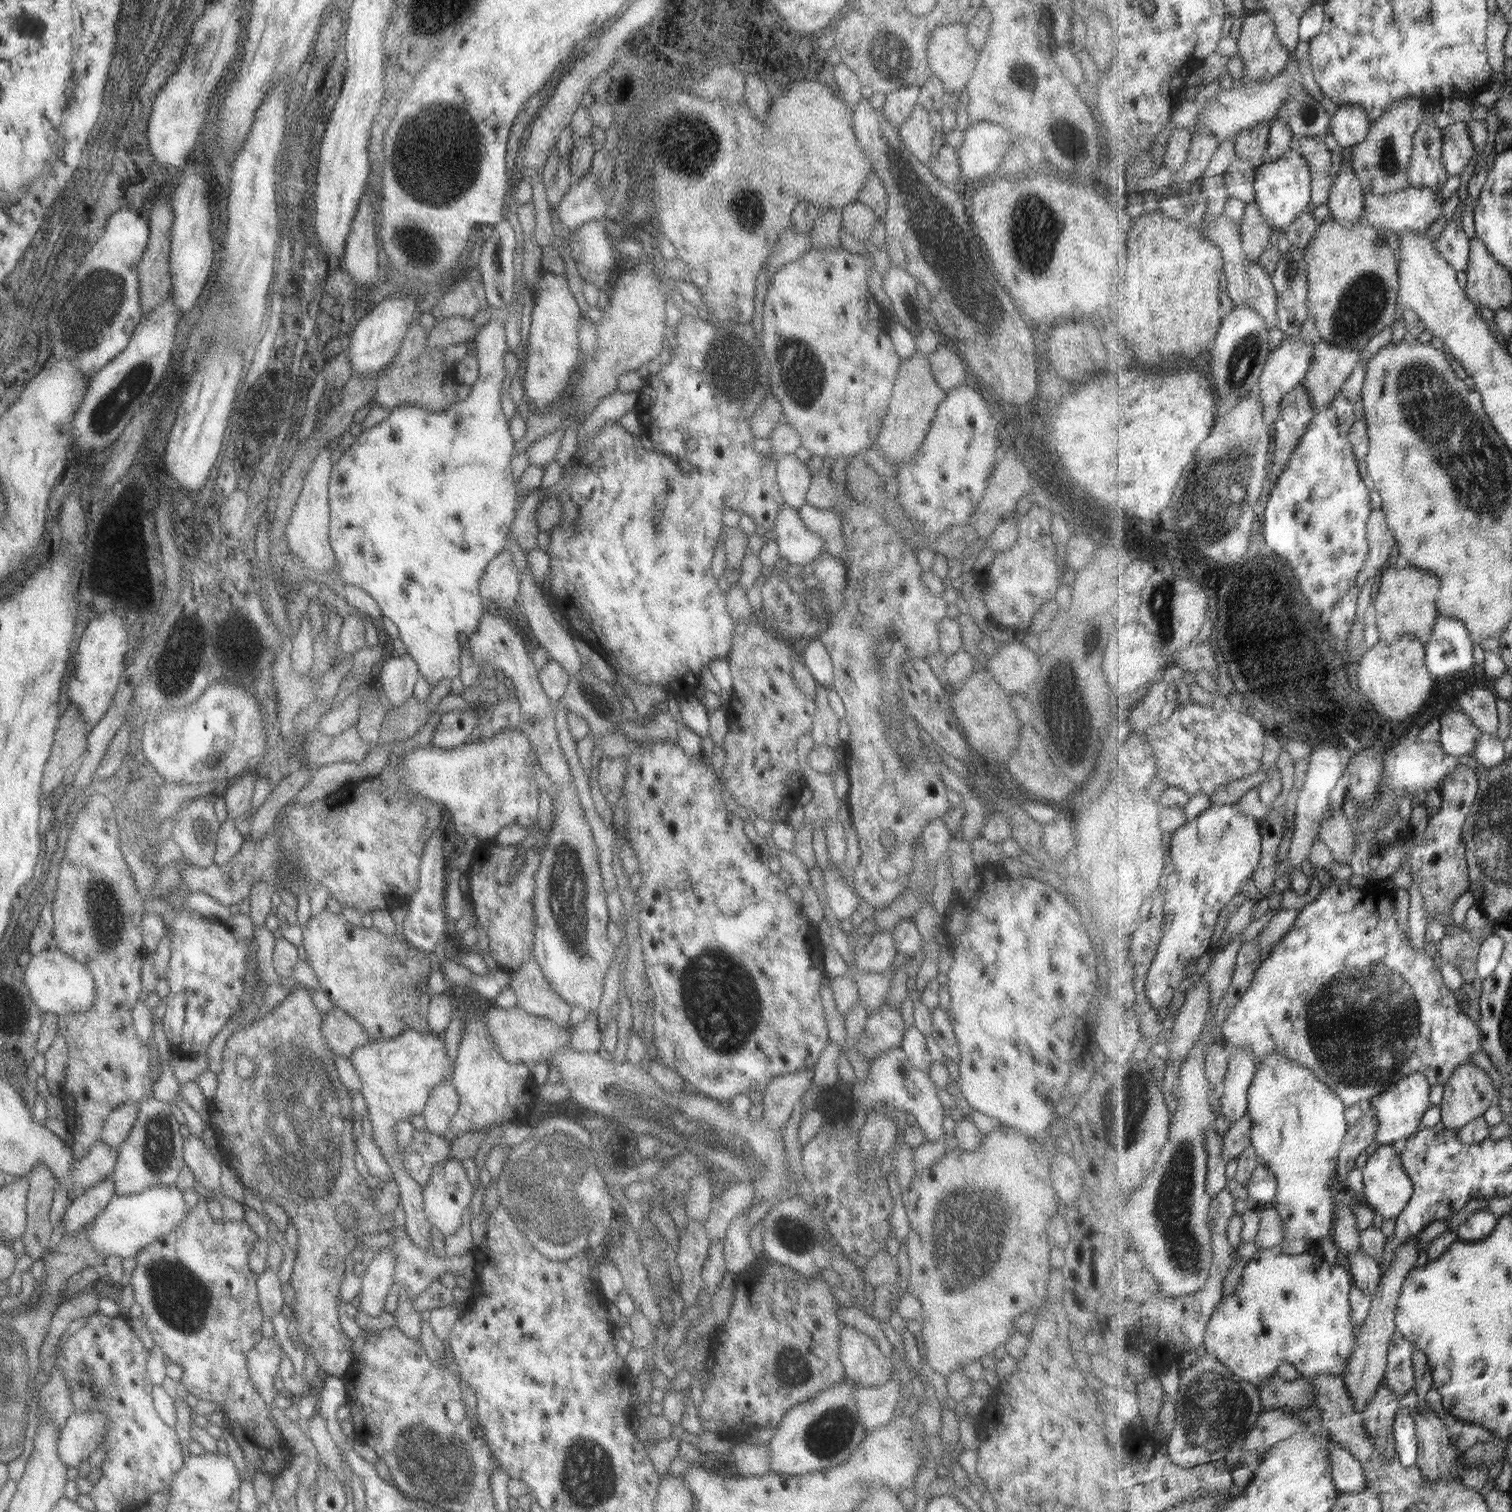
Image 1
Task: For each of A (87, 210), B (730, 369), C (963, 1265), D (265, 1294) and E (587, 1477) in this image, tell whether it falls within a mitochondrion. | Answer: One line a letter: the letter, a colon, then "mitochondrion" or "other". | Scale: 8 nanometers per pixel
A: other
B: mitochondrion
C: mitochondrion
D: other
E: mitochondrion

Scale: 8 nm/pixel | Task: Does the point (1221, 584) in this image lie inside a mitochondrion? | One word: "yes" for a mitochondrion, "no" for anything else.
no

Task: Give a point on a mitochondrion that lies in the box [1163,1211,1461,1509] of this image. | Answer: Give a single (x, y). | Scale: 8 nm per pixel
(1214, 1411)

